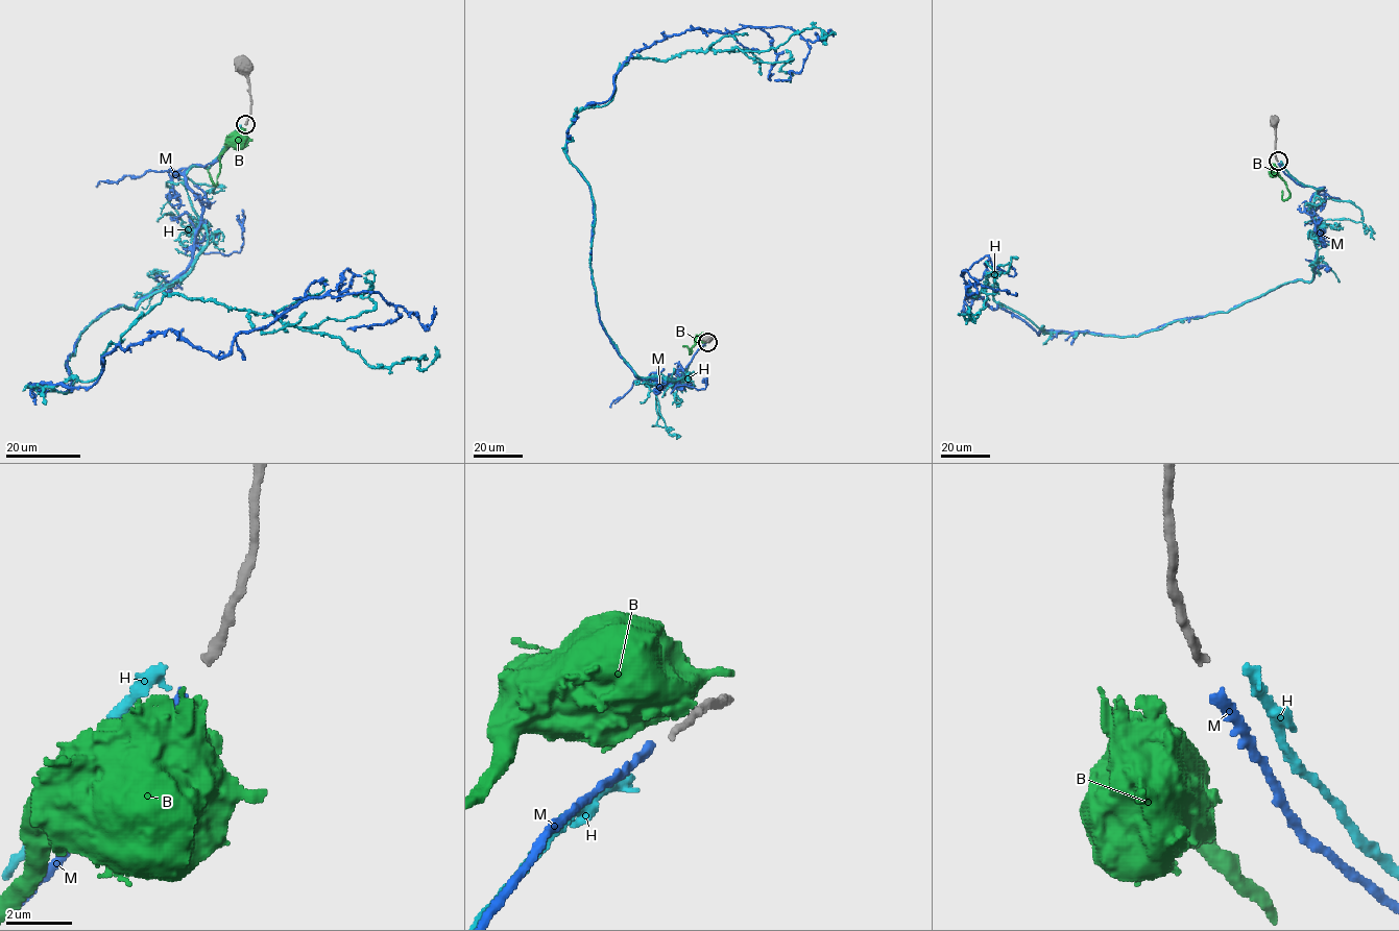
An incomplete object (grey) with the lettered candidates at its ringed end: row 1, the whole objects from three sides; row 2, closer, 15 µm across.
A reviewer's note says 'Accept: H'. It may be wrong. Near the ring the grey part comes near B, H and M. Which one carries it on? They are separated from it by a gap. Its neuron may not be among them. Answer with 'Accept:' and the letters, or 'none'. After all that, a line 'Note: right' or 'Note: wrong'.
Accept: M
Note: wrong

